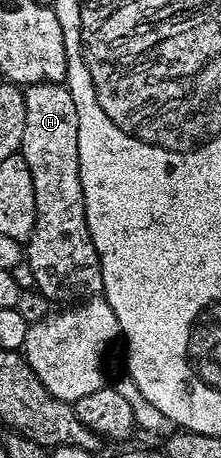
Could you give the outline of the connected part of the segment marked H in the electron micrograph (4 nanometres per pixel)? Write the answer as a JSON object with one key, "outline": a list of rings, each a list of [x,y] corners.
{"outline":[[[49,84],[39,86],[26,86],[25,91],[25,107],[27,108],[27,120],[23,128],[23,140],[21,141],[21,149],[19,151],[23,160],[27,160],[27,168],[31,168],[31,180],[35,184],[35,228],[33,235],[27,240],[23,254],[27,259],[27,265],[33,273],[33,284],[36,293],[42,294],[44,298],[49,299],[50,303],[57,304],[76,304],[82,299],[90,298],[93,295],[101,294],[101,285],[103,284],[103,276],[101,275],[101,265],[99,264],[99,256],[95,252],[95,244],[91,240],[91,232],[87,228],[87,212],[85,211],[85,201],[83,200],[83,184],[79,180],[79,112],[75,112],[75,100],[68,96],[53,94],[54,87]]]}

